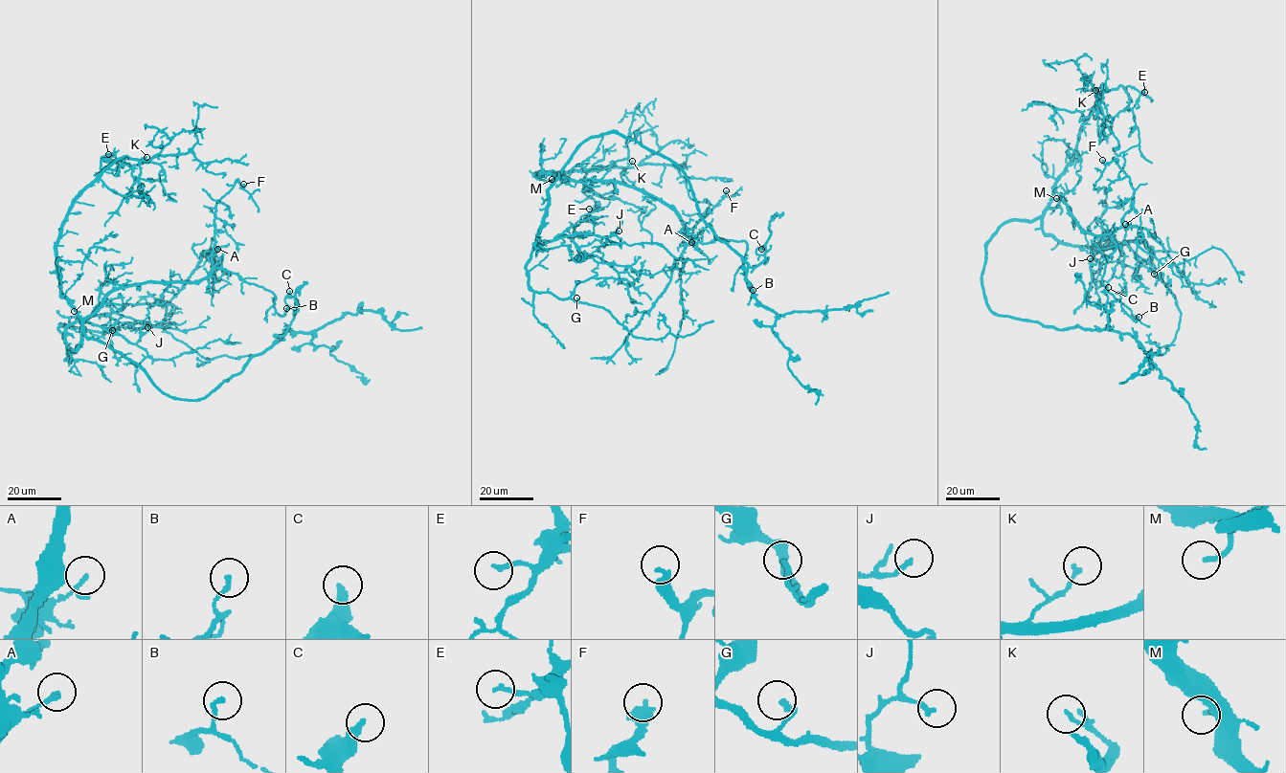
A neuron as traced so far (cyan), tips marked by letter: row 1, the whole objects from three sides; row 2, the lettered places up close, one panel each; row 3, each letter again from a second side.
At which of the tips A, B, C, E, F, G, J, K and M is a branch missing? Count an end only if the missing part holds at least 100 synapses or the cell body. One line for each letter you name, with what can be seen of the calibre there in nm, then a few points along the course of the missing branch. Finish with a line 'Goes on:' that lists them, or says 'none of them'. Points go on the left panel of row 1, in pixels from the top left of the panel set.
Goes on: none of them

